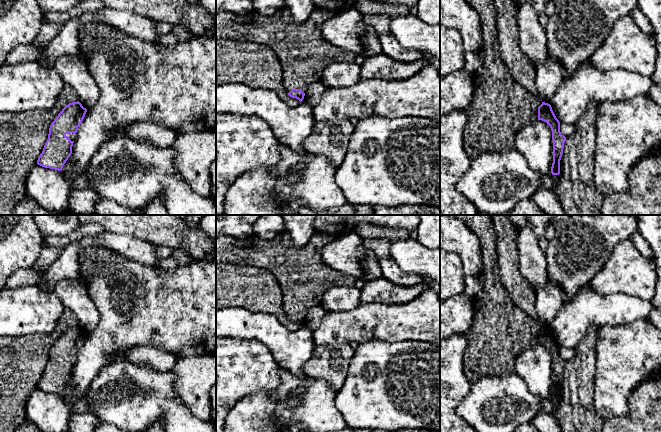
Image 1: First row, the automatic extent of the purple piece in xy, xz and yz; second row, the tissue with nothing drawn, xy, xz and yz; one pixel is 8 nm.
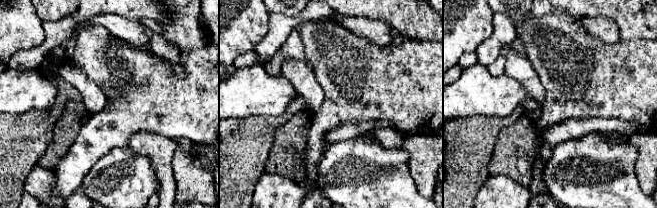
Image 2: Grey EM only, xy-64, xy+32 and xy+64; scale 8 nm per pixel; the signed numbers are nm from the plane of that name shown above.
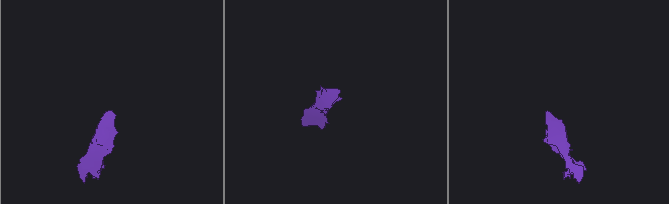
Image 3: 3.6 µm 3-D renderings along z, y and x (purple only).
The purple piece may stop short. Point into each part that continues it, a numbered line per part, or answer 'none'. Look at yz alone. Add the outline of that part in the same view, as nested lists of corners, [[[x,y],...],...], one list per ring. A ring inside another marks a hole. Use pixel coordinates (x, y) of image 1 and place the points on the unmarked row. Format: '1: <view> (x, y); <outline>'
1: yz (500, 331); [[[452,215],[463,221],[479,238],[482,247],[482,269],[479,273],[480,290],[473,297],[473,322],[471,327],[463,334],[466,339],[464,351],[464,374],[472,383],[485,376],[508,376],[515,372],[515,360],[520,353],[538,344],[538,331],[542,324],[529,316],[522,309],[515,306],[510,294],[506,291],[500,280],[498,267],[497,236],[490,215]]]

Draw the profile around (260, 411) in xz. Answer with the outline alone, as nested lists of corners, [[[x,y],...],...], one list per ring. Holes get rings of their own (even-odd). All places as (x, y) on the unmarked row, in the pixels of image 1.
[[[278,366],[278,370],[280,385],[269,393],[257,391],[239,401],[229,411],[226,417],[224,432],[338,432],[347,427],[342,413],[335,405],[335,398],[338,391],[334,390],[323,380],[314,379],[308,376],[300,378],[280,366]],[[298,389],[304,390],[303,394],[300,396],[300,403],[297,407],[291,408],[287,403],[288,396]]]

